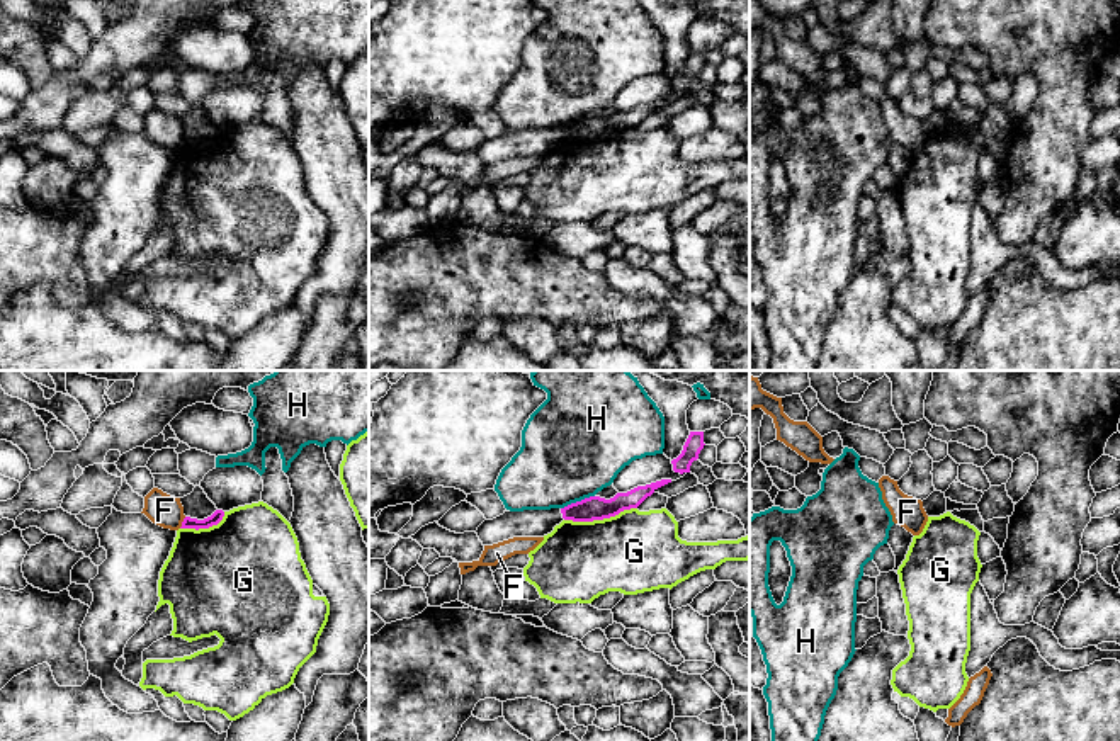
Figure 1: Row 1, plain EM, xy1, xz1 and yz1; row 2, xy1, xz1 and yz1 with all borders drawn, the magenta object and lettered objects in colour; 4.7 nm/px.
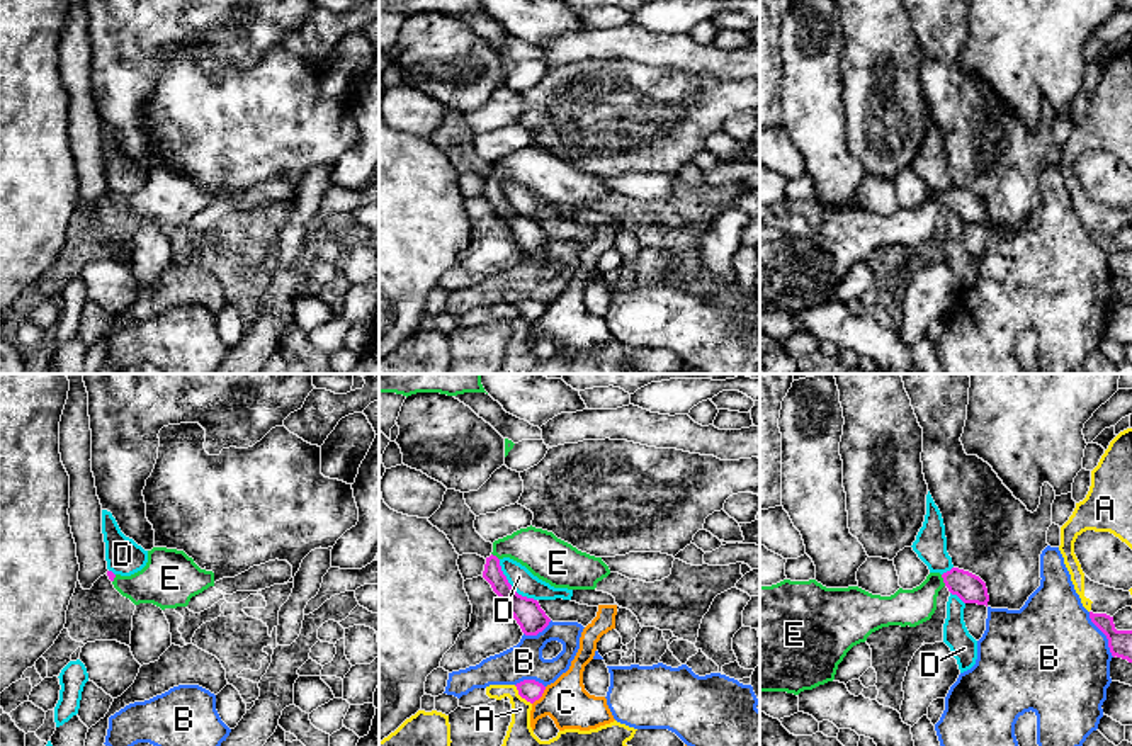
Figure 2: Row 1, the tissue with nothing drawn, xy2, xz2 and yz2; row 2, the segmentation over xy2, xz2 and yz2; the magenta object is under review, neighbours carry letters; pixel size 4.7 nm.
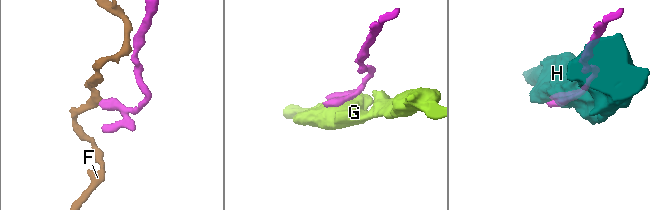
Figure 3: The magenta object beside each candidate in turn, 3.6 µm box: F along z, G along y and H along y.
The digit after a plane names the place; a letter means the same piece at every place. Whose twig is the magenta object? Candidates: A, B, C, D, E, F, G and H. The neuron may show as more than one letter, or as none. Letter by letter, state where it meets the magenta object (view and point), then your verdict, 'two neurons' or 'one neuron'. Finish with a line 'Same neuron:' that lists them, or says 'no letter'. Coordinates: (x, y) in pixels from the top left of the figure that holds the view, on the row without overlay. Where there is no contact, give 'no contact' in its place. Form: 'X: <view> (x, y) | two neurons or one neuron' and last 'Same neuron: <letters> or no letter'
A: xz2 (520, 315) | two neurons
B: yz2 (1103, 252) | two neurons
C: xz2 (541, 315) | two neurons
D: xz2 (510, 204) | two neurons
E: yz2 (944, 199) | two neurons
F: xy1 (182, 141) | two neurons
G: xz1 (600, 138) | two neurons
H: xz1 (576, 121) | two neurons
Same neuron: no letter

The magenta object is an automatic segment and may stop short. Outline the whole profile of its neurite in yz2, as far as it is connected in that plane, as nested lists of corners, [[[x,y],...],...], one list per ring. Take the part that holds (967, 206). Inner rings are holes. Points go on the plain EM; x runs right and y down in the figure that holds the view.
[[[952,187],[942,194],[945,206],[952,214],[957,214],[964,223],[986,224],[989,221],[986,202],[964,189]]]

